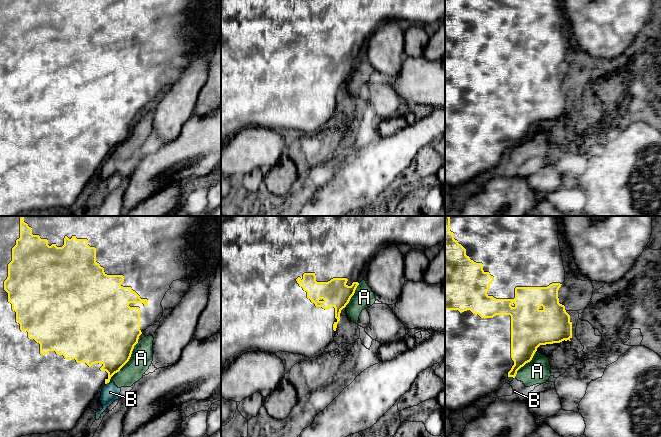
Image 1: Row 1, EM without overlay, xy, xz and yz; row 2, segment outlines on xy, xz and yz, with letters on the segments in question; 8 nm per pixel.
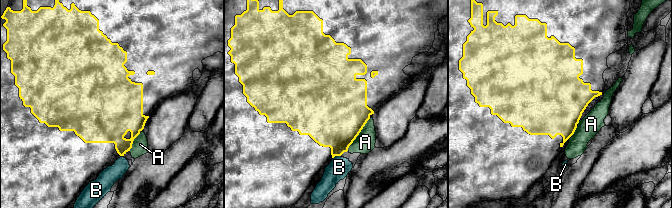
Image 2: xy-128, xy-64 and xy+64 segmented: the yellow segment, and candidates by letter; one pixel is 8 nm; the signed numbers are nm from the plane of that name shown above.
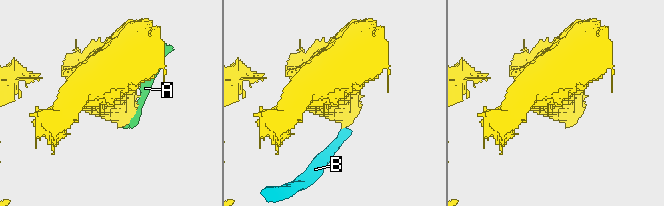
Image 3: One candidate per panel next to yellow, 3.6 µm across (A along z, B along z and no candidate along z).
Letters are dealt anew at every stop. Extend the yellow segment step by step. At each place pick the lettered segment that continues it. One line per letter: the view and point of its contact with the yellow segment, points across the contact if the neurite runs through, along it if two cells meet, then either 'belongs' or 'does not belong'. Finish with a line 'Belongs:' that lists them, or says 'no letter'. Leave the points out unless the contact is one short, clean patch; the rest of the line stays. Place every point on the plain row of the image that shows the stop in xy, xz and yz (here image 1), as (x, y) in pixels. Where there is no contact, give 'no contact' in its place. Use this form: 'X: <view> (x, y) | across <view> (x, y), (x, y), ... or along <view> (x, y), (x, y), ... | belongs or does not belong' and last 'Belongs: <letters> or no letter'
A: xy (127, 137) | along xy (138, 118), (134, 122), (129, 136), (109, 156) | does not belong
B: xy (108, 158) | along xy (110, 157), (106, 160) | does not belong
Belongs: no letter

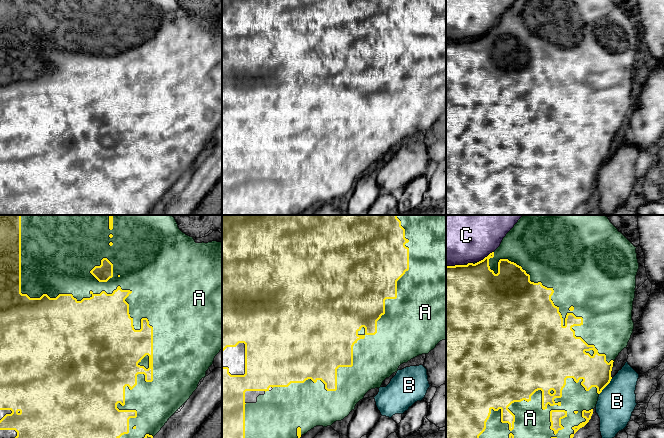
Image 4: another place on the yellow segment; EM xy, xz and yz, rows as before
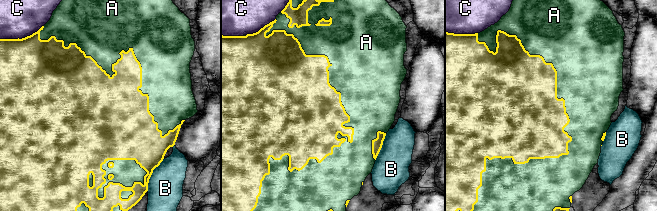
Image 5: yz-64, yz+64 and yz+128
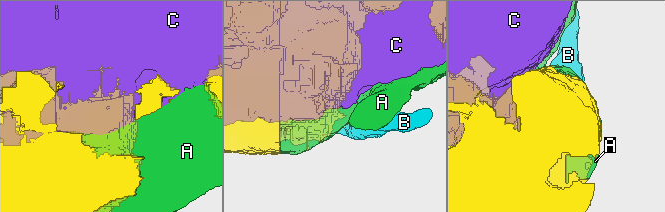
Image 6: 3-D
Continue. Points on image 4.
A: xy (132, 98) | belongs
B: yz (606, 161) | does not belong
C: yz (485, 33) | does not belong
Belongs: A

